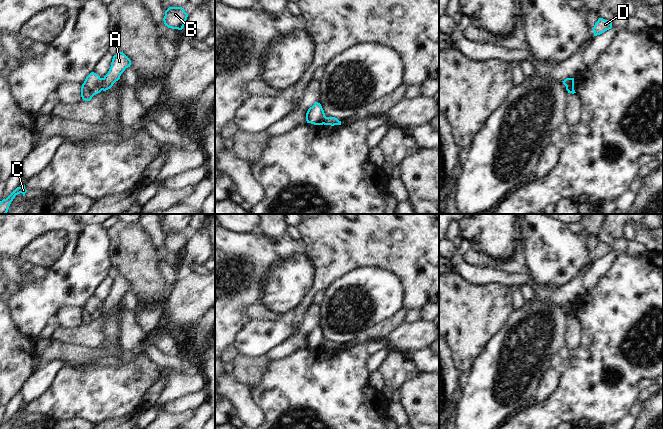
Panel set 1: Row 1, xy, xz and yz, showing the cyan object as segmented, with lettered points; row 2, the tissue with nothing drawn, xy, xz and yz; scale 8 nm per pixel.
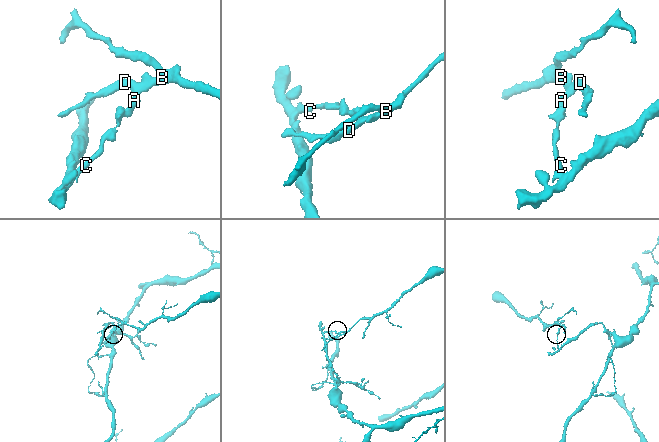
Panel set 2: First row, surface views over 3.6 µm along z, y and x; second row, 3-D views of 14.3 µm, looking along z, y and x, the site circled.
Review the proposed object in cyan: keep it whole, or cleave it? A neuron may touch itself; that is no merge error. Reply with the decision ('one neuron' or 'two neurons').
two neurons

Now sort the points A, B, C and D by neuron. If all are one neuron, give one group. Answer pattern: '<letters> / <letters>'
A B D / C

